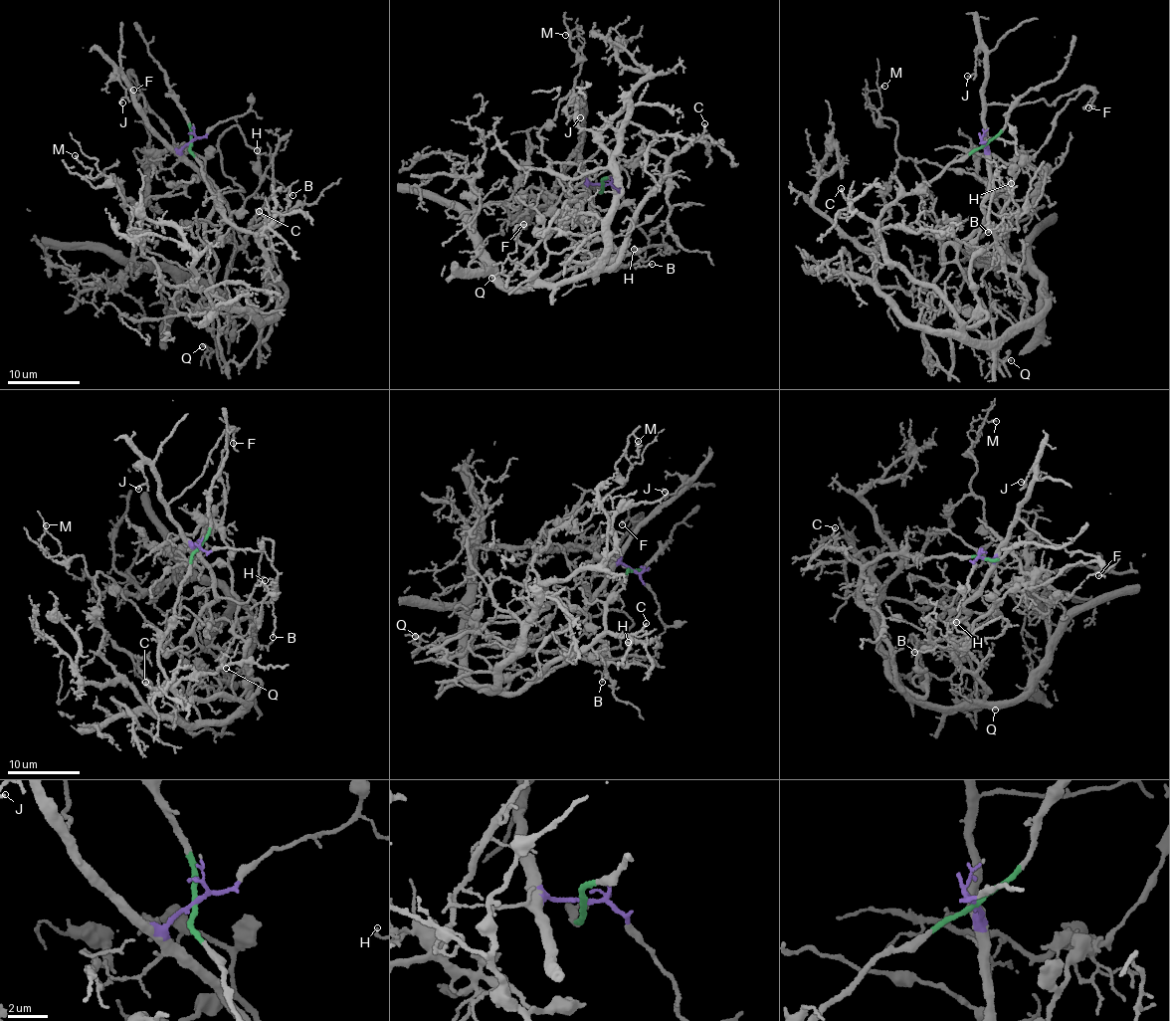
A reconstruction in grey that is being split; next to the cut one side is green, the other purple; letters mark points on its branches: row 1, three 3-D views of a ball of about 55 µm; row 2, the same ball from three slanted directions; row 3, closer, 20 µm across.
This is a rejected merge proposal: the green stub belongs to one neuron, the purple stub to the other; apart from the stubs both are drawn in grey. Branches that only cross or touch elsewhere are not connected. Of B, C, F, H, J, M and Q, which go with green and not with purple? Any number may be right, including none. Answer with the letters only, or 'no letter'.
C

